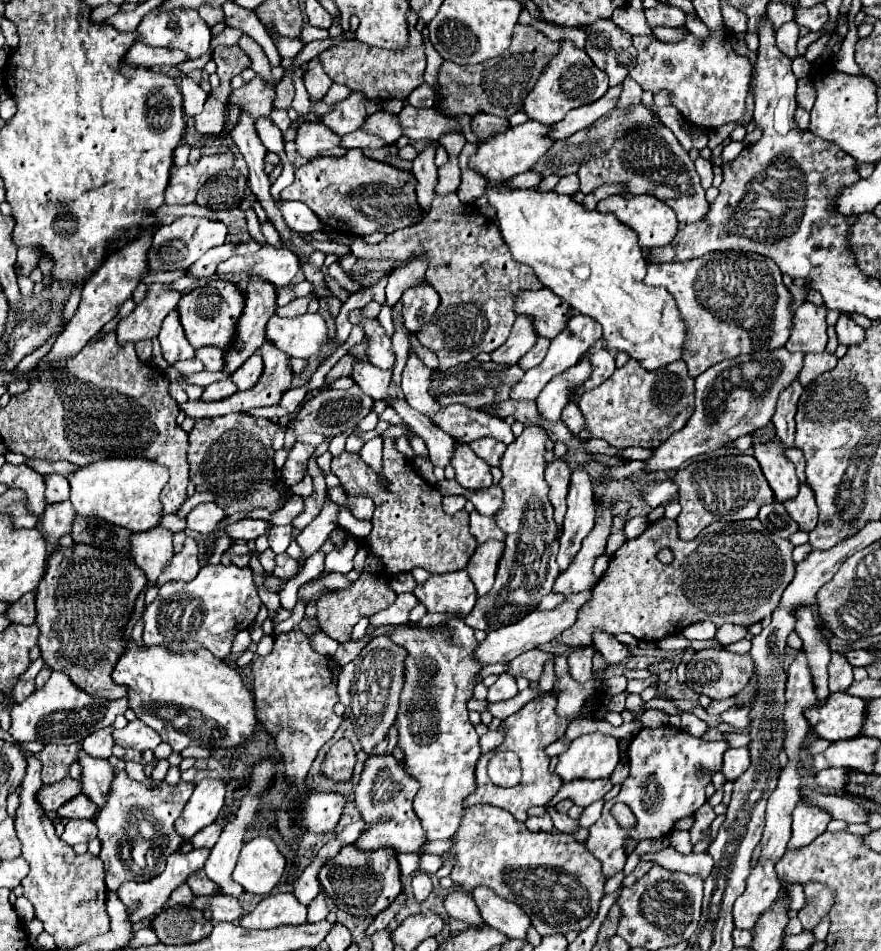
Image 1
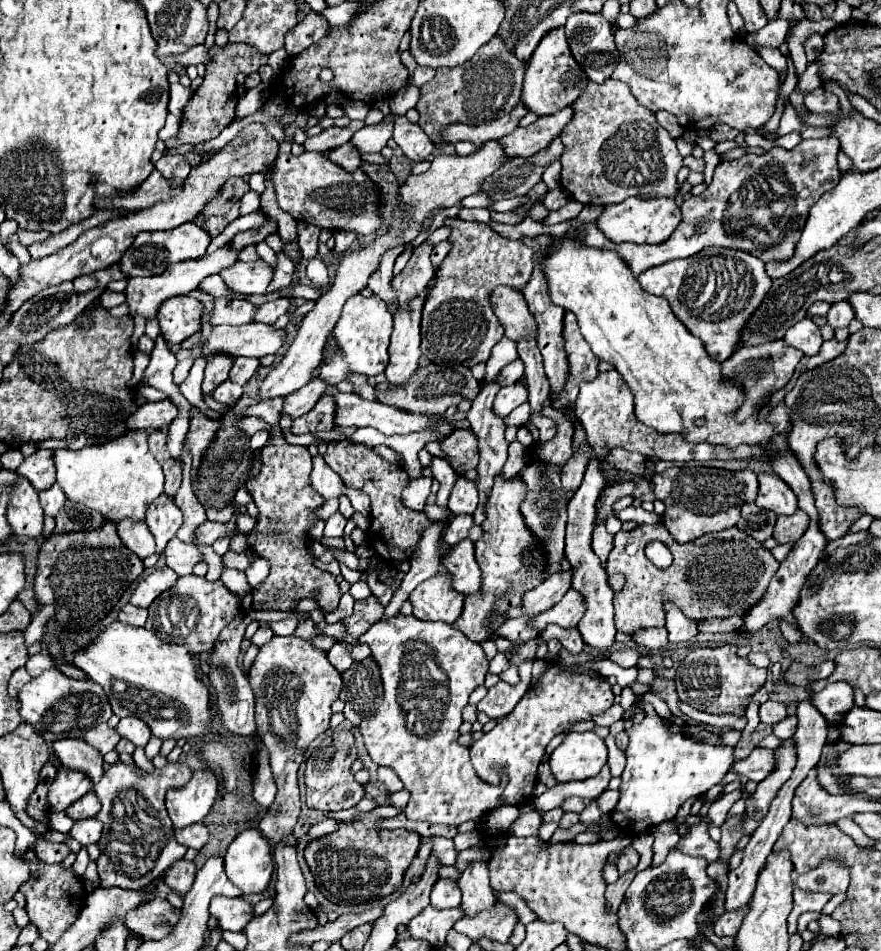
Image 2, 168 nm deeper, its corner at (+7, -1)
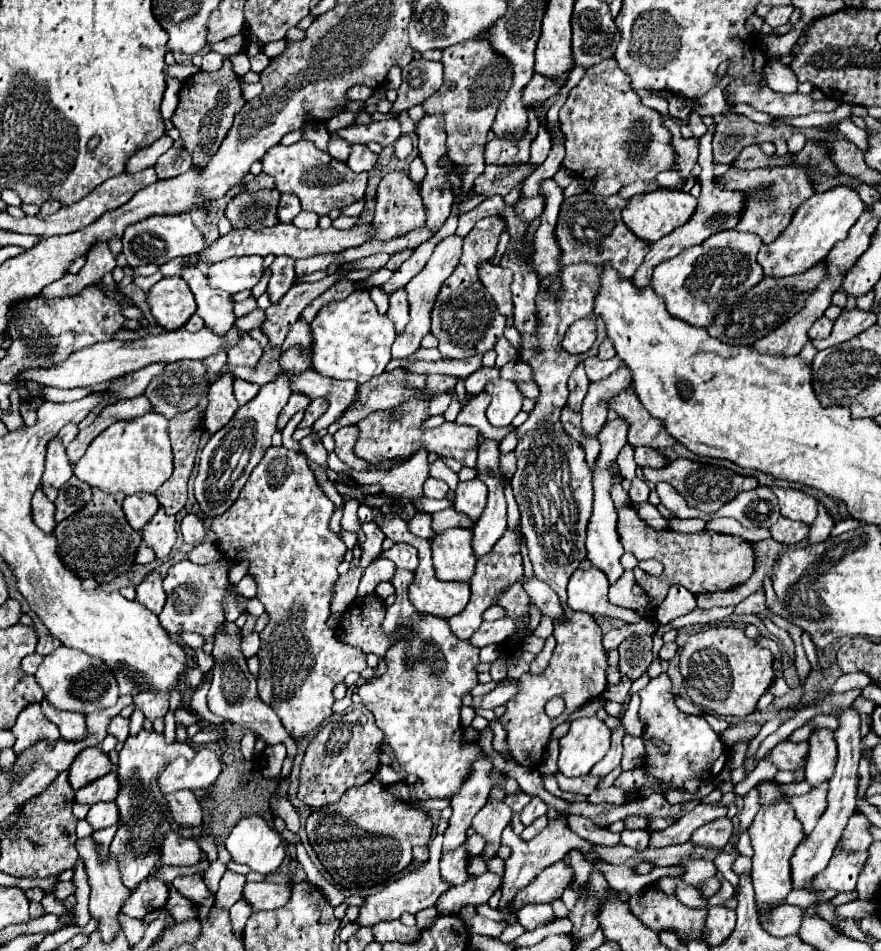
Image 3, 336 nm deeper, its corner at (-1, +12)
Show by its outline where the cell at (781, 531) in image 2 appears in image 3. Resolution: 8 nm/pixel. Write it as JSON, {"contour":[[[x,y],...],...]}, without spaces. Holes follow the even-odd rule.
{"contour":[[[780,517],[772,527],[770,527],[770,537],[782,545],[794,545],[800,543],[802,539],[808,537],[808,527],[798,521],[790,521],[786,517]]]}

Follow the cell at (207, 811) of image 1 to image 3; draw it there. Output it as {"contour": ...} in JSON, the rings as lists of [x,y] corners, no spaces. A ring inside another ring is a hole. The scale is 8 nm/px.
{"contour":[[[200,749],[194,759],[176,759],[158,777],[162,793],[174,793],[180,789],[208,789],[220,775],[220,759],[212,749]]]}

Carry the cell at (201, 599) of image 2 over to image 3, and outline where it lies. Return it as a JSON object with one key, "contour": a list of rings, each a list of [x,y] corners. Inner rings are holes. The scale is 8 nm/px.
{"contour":[[[188,559],[172,565],[164,577],[164,589],[166,589],[166,605],[160,615],[160,625],[170,635],[180,635],[182,631],[196,631],[202,637],[212,637],[220,623],[224,623],[224,611],[222,611],[222,597],[226,593],[228,585],[228,567],[222,561],[208,563],[208,565],[196,565]]]}

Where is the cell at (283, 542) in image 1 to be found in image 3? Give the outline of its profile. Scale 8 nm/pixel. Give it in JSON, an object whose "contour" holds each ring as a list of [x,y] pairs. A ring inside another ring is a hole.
{"contour":[[[240,561],[239,563],[236,562],[228,571],[228,581],[233,584],[237,584],[244,577],[247,569],[247,561]]]}

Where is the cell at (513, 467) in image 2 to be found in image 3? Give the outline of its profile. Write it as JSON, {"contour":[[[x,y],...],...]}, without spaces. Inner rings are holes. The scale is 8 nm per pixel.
{"contour":[[[514,451],[501,455],[499,465],[504,477],[510,480],[517,469],[517,459]]]}

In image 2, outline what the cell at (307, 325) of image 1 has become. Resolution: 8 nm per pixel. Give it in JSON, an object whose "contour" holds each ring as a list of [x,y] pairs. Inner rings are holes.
{"contour":[[[250,322],[244,326],[216,326],[204,344],[204,356],[212,352],[226,352],[234,356],[262,358],[276,354],[286,342],[286,332],[270,324]]]}

